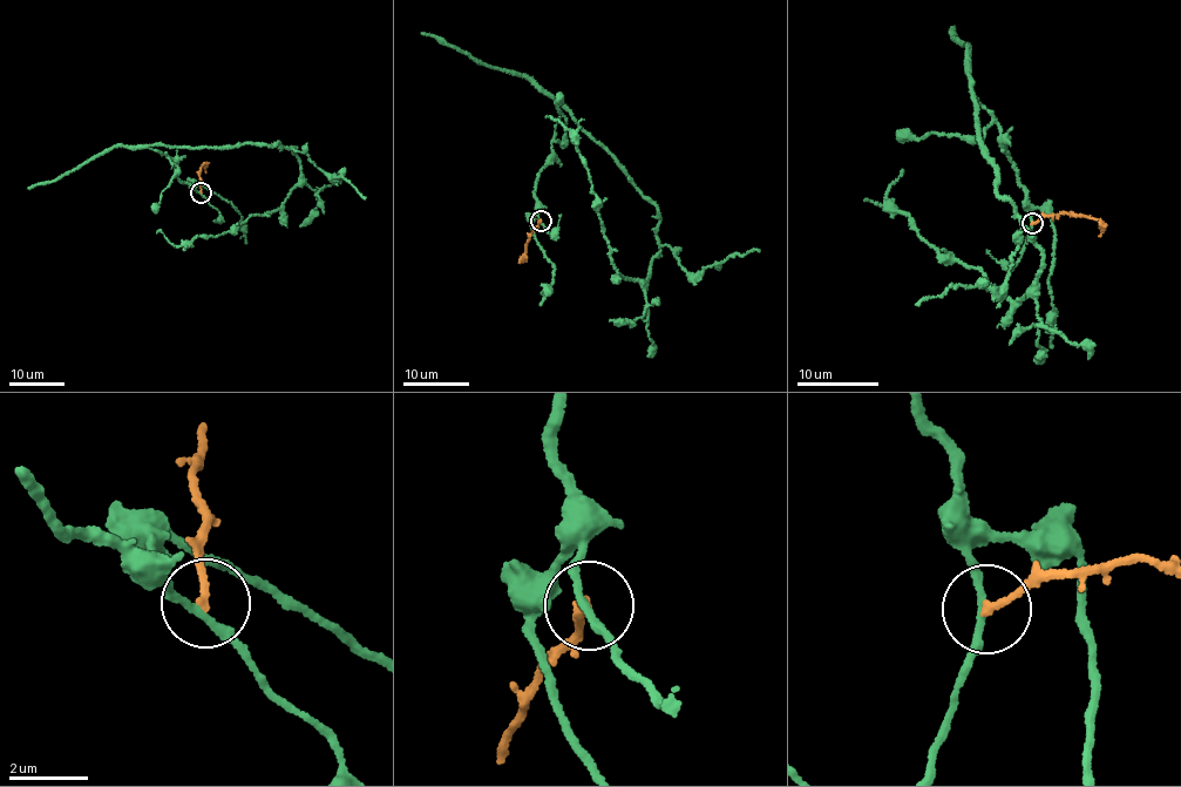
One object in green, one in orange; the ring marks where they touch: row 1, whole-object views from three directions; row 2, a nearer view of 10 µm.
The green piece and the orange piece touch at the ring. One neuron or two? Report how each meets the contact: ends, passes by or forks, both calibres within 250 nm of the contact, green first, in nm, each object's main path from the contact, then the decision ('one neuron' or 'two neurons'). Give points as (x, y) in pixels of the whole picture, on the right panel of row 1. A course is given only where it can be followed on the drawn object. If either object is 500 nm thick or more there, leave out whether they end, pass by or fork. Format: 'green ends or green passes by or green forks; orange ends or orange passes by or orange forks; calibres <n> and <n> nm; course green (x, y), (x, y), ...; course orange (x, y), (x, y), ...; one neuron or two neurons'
green passes by; orange ends; calibres 200 and 200 nm; course green (1031, 223), (970, 76), (999, 196), (1042, 257), (1036, 287), (1013, 302), (921, 241), (887, 202), (901, 172); course orange (1033, 223), (1045, 216), (1080, 215), (1099, 221), (1098, 236); two neurons

